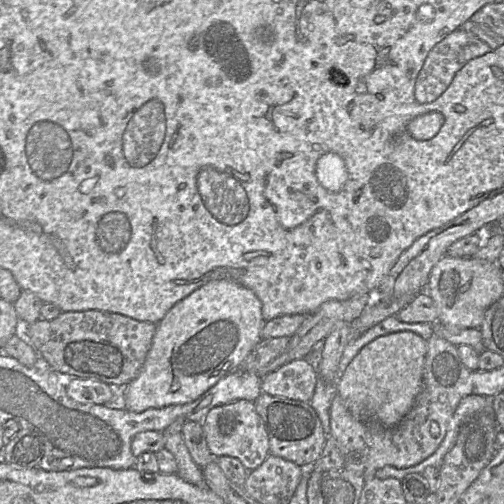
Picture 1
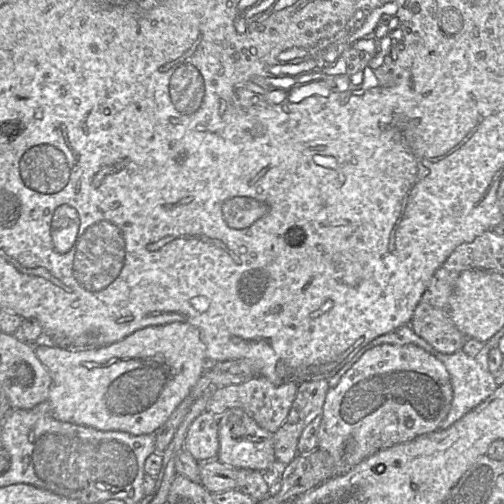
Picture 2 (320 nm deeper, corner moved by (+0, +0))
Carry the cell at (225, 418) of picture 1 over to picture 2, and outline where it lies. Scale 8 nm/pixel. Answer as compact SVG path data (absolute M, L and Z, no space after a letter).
M204 411L190 425L184 449L202 463L217 457L219 450L218 416Z

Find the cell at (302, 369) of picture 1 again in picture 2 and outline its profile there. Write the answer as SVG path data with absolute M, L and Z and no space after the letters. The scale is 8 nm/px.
M256 376L240 384L230 384L214 389L206 411L214 413L219 418L228 409L241 408L261 428L274 434L286 420L297 390L298 384L295 382L275 385L265 377Z

